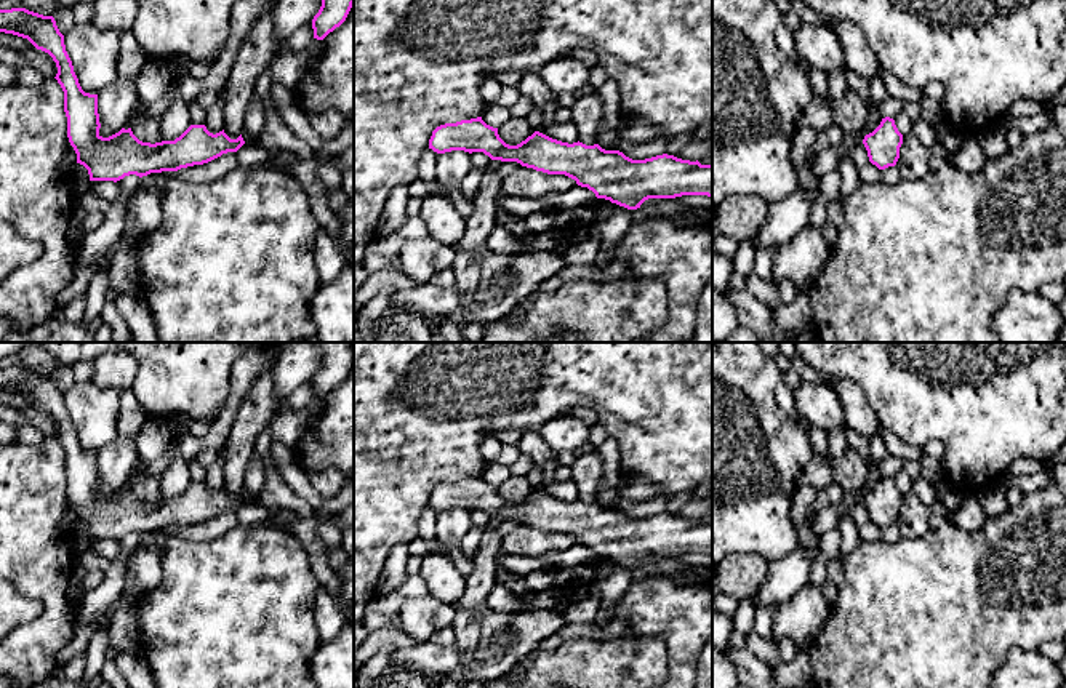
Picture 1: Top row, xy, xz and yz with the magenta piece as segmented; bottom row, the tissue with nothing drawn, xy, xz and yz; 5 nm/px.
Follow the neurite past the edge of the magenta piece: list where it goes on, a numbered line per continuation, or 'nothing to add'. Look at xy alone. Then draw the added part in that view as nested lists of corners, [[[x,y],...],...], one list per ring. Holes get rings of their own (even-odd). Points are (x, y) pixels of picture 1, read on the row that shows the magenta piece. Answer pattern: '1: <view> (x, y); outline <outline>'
nothing to add

